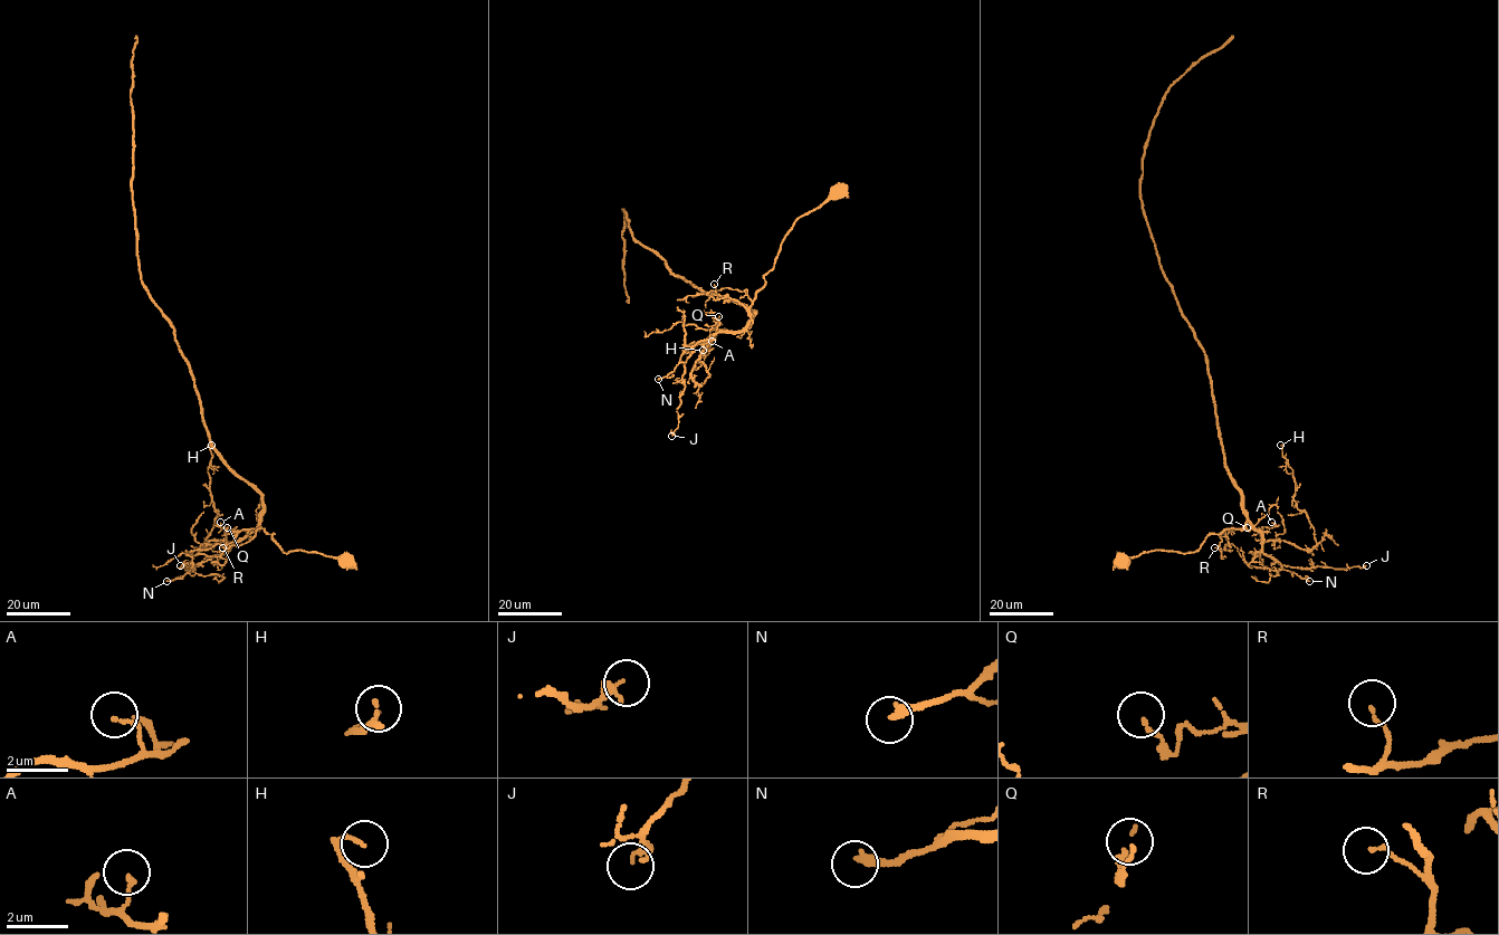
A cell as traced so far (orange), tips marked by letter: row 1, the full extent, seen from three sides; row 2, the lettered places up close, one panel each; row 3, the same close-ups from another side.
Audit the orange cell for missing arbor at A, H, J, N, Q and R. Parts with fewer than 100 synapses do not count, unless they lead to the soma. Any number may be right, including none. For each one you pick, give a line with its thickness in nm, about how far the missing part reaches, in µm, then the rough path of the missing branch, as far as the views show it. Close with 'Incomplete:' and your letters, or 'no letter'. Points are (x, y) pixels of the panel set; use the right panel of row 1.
Incomplete: no letter

